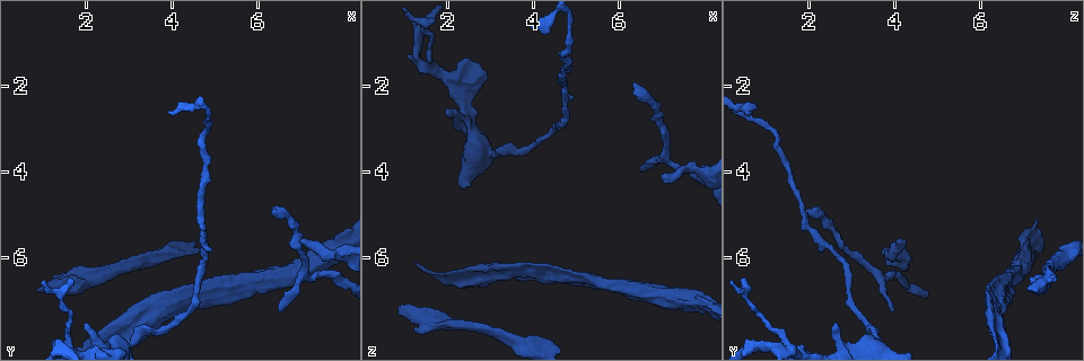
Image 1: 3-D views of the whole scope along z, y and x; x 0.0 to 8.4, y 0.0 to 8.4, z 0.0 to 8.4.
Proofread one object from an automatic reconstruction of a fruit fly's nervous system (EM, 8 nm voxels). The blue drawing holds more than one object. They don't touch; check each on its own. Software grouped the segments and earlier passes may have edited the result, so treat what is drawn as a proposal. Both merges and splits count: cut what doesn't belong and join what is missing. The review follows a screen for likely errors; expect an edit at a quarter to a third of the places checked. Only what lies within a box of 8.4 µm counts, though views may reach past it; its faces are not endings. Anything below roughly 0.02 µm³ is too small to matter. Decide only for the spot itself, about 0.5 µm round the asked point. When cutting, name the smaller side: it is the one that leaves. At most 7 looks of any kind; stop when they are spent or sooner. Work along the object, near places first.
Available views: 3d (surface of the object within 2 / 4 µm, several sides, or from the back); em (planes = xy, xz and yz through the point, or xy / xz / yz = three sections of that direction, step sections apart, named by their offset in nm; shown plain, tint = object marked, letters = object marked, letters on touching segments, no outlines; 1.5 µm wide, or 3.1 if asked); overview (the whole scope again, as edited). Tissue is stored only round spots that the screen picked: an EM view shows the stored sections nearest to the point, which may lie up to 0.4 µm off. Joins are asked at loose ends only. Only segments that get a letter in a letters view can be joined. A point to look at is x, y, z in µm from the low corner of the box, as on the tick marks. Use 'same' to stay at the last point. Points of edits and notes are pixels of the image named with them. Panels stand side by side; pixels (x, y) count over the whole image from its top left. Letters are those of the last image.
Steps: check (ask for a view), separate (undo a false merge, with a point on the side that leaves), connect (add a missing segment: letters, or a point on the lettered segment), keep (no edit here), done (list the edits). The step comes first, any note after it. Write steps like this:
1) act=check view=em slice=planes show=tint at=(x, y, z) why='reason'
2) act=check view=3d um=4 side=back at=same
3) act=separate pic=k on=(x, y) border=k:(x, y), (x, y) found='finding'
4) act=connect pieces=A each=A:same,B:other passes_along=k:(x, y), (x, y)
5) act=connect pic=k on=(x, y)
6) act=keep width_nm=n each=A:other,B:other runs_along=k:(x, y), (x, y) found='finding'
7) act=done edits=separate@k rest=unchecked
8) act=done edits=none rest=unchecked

act=check view=em slice=planes show=letters at=(6.55, 7.25, 4.00) why='tapers out'

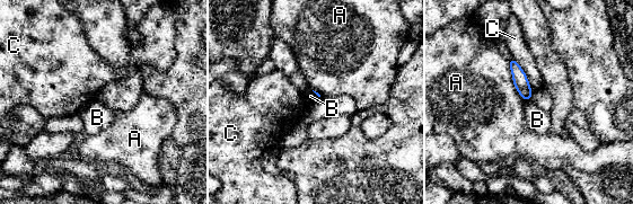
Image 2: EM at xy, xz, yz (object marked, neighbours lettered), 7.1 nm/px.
act=keep each=A:other,B:other,C:other border=2:(530, 98), (526, 102) found='no lettered segment goes on from it'

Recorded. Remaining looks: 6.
act=check view=3d um=4 side=back at=(7.05, 5.60, 4.15) why='end of a long branch'

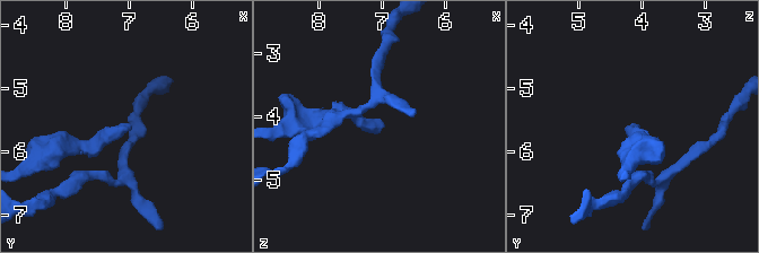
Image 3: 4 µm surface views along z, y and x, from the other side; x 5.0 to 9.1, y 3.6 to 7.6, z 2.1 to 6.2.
act=check view=em slice=yz step=4 show=letters at=(7.00, 5.60, 4.10) why='shape alone is not enough'

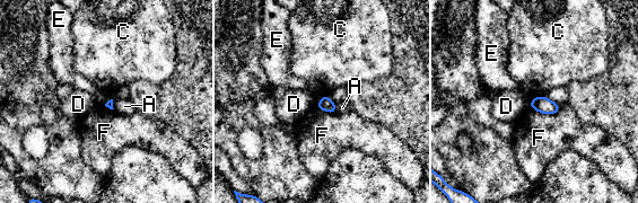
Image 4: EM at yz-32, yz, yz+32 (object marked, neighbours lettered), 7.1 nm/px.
act=check view=em slice=planes show=letters at=same

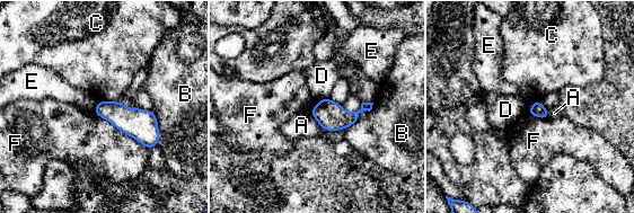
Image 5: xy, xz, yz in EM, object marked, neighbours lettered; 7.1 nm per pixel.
act=keep each=A:other,B:other,C:other,D:other,E:other,F:other found='no lettered segment goes on from it'

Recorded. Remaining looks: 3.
act=check view=3d um=2 at=(1.60, 7.40, 0.90) why='calibre changes'

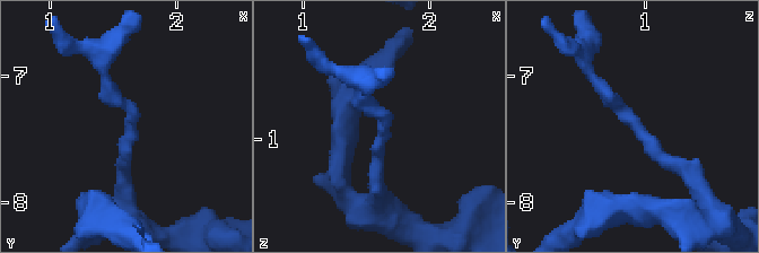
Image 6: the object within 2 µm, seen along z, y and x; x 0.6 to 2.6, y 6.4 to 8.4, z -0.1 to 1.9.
act=check view=em slice=planes show=plain at=(1.62, 7.36, 0.92) why='now the EM'

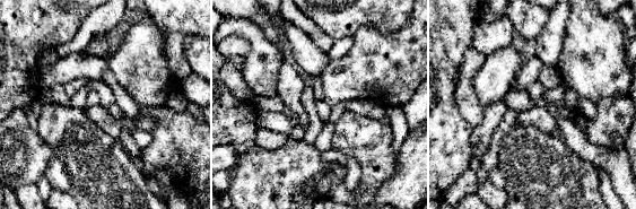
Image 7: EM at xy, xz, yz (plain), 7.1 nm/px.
act=check view=em slice=planes show=letters at=same

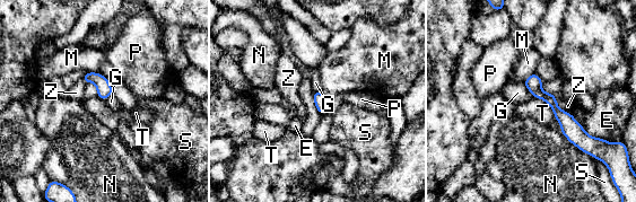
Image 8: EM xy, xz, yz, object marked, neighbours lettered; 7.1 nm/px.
act=keep width_nm=100 each=E:other,G:other,M:other,N:other,P:other,S:other,T:other,Z:other runs_along=8:(528, 81), (587, 143), (601, 143) found='one neuron here'

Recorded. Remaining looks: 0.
act=done edits=none rest=unchecked

